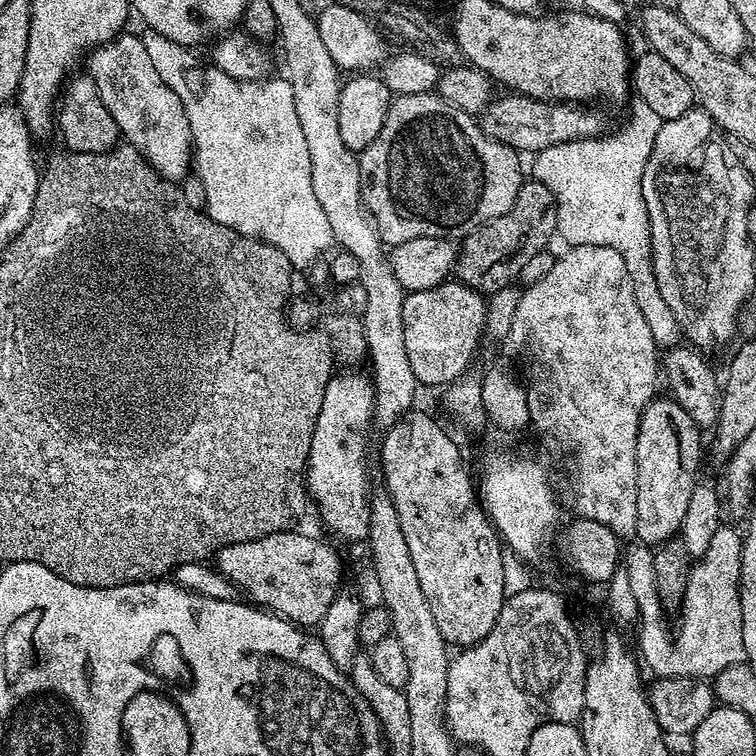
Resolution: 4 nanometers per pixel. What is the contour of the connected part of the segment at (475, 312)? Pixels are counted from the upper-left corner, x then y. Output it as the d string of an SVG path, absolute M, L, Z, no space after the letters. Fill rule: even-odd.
M447 280L430 290L405 295L402 308L404 347L419 385L440 388L462 377L481 341L485 310L483 295L457 280Z

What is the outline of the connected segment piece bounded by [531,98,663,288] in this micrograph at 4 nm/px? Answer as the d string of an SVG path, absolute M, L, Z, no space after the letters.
M634 98L630 103L630 118L622 132L593 137L590 139L564 141L558 145L535 153L531 175L541 180L552 191L556 205L555 235L561 236L568 246L606 246L618 251L626 264L633 286L653 286L656 280L652 272L651 244L649 242L649 215L646 214L645 200L642 198L641 180L650 150L663 120L647 106L646 102Z

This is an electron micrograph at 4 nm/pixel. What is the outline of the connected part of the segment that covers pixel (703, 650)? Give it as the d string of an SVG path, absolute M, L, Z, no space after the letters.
M721 526L710 538L710 546L706 546L705 553L689 567L684 600L678 609L680 625L676 628L673 640L668 640L668 628L660 621L660 599L650 594L649 549L639 542L631 545L633 548L629 550L628 557L623 557L622 570L630 580L630 590L634 592L634 602L640 611L638 627L635 629L636 640L640 643L638 656L643 667L653 672L653 677L714 678L726 670L726 666L745 663L740 605L740 559L743 545L741 533L732 526Z

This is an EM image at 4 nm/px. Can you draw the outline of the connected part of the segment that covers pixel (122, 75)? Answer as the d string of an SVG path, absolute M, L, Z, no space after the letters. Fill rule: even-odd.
M121 34L116 39L107 40L105 44L91 49L86 56L86 74L94 78L94 86L98 86L98 94L106 110L110 110L110 118L118 122L121 137L142 153L157 174L169 182L180 182L180 179L190 172L190 165L194 160L190 122L186 118L186 110L178 94L174 94L174 90L170 90L170 86L166 86L166 82L162 82L162 77L155 72L150 58L146 55L143 39L139 35L128 35Z

